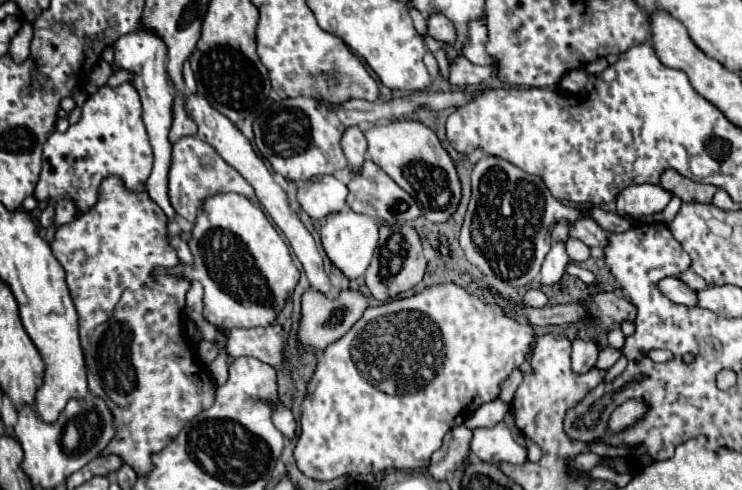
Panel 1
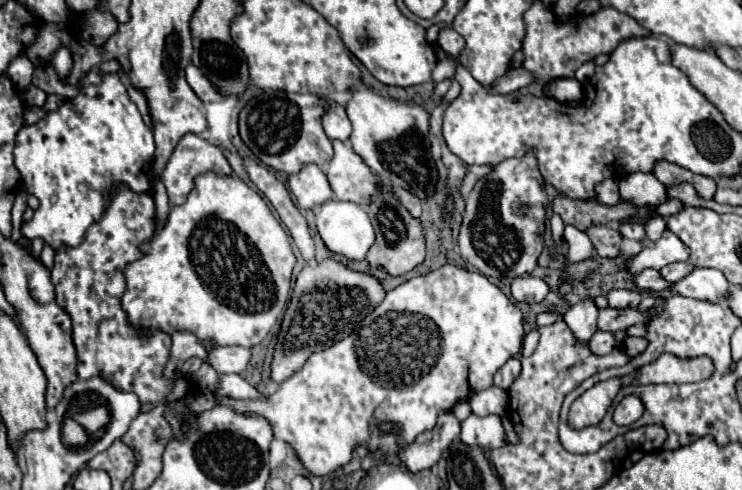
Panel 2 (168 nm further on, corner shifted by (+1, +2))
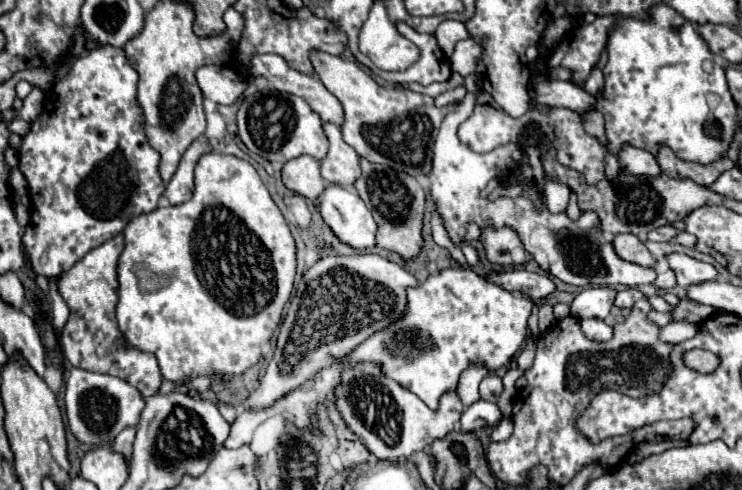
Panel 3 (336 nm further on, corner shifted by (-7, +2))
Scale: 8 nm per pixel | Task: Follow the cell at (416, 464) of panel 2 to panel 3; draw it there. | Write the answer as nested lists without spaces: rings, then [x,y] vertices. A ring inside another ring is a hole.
[[[360,362],[342,372],[342,380],[334,390],[334,404],[346,426],[380,460],[410,458],[414,452],[428,450],[434,440],[454,430],[464,410],[456,392],[444,392],[438,408],[430,410],[416,394],[388,378],[380,364],[372,362]]]

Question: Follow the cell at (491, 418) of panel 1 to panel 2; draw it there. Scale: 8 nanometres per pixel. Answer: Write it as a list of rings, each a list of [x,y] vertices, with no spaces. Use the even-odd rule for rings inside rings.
[[[498,386],[476,392],[470,396],[470,408],[472,414],[476,416],[490,416],[490,414],[502,416],[508,410],[508,392]]]

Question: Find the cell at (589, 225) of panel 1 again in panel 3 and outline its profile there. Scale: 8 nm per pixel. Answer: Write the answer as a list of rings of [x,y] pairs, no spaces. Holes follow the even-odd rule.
[[[618,234],[614,240],[614,250],[622,260],[646,266],[646,268],[656,268],[658,262],[656,258],[650,254],[650,250],[634,236],[634,234]]]

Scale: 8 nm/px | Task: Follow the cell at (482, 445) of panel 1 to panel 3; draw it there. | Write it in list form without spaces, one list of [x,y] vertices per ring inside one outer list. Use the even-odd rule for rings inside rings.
[[[478,400],[476,404],[468,406],[462,412],[460,418],[460,426],[464,432],[474,432],[482,426],[494,426],[498,420],[502,418],[498,406],[494,402],[486,402],[486,400]]]

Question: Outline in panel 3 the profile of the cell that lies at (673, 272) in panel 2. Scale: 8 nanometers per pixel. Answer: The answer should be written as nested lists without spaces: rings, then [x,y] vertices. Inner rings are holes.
[[[666,268],[666,270],[662,270],[658,276],[656,276],[656,280],[652,282],[656,288],[660,288],[660,290],[670,290],[670,288],[674,288],[676,286],[676,276],[674,276],[674,272],[670,270],[670,268]]]

